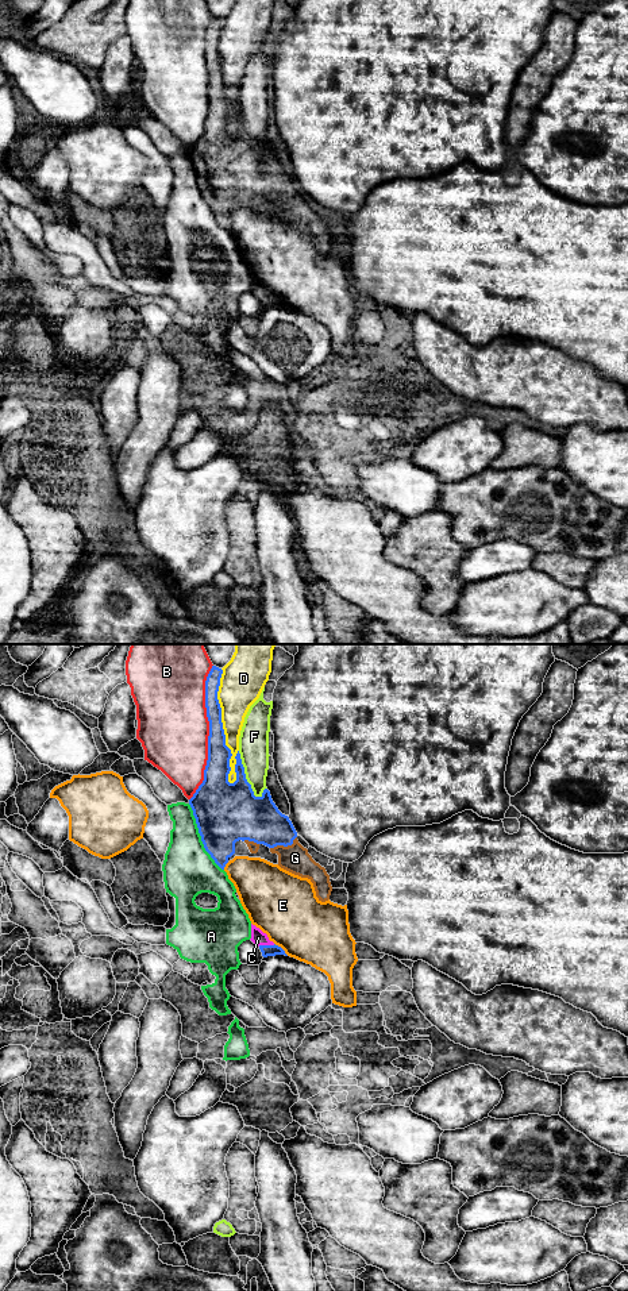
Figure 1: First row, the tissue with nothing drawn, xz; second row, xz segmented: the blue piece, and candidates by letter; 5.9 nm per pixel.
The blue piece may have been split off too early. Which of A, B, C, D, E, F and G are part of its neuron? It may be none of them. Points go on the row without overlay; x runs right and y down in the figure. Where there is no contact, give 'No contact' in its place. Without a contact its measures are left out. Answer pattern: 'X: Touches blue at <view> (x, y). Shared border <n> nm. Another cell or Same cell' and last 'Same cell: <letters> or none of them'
A: Touches blue at xz (201, 189). Shared border 460 nm. Another cell
B: Touches blue at xz (210, 84). Shared border 800 nm. Another cell
C: Touches blue at xz (266, 297). Shared border 100 nm. Same cell
D: Touches blue at xz (222, 78). Shared border 700 nm. Another cell
E: Touches blue at xz (281, 300). Shared border 120 nm. Another cell
F: Touches blue at xz (245, 128). Shared border 320 nm. Another cell
G: Touches blue at xz (284, 197). Shared border 180 nm. Same cell
Same cell: C, G

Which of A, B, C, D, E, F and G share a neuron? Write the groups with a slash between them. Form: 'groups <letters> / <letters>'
groups A / B / C G / D / E / F

